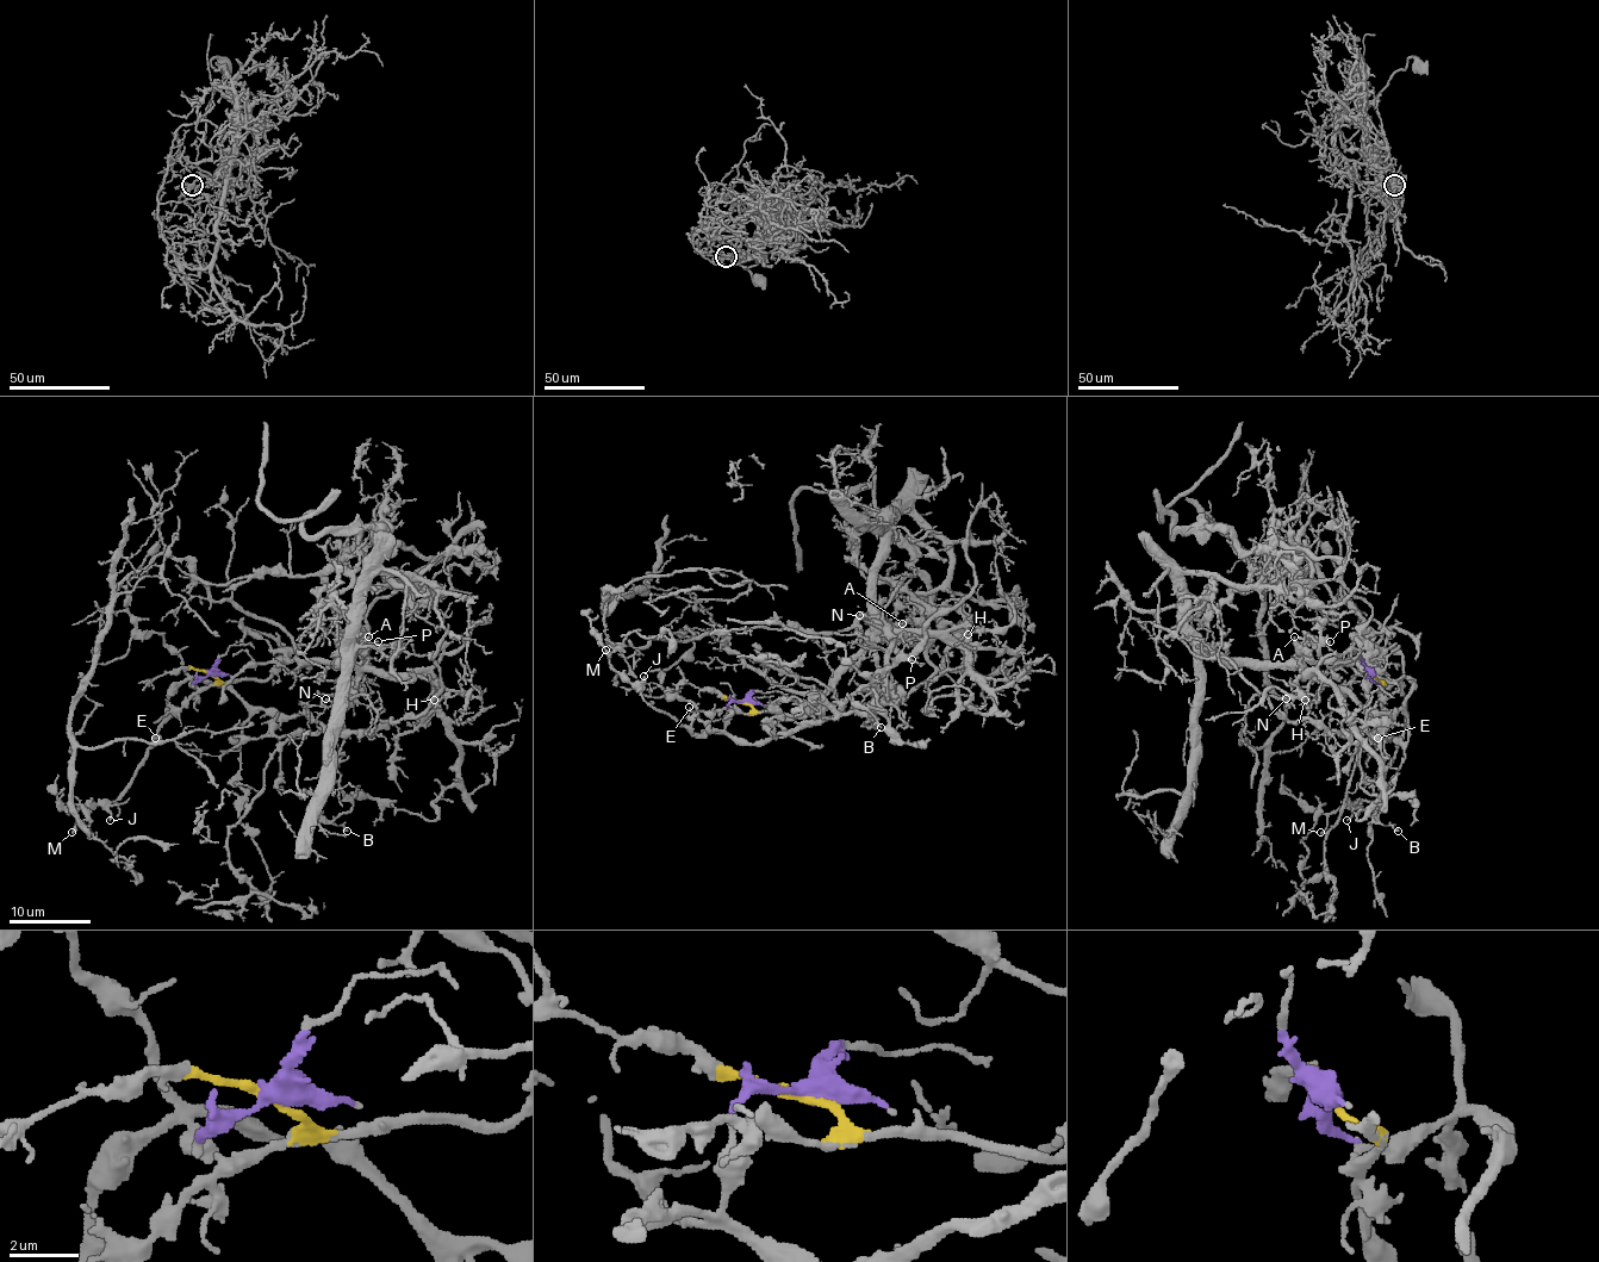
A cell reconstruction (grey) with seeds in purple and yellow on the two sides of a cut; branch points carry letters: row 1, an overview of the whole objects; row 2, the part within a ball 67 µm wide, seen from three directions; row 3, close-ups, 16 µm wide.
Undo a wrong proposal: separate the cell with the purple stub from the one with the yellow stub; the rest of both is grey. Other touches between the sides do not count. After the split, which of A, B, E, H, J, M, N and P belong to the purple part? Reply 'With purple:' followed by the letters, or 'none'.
With purple: B, E, J, M

